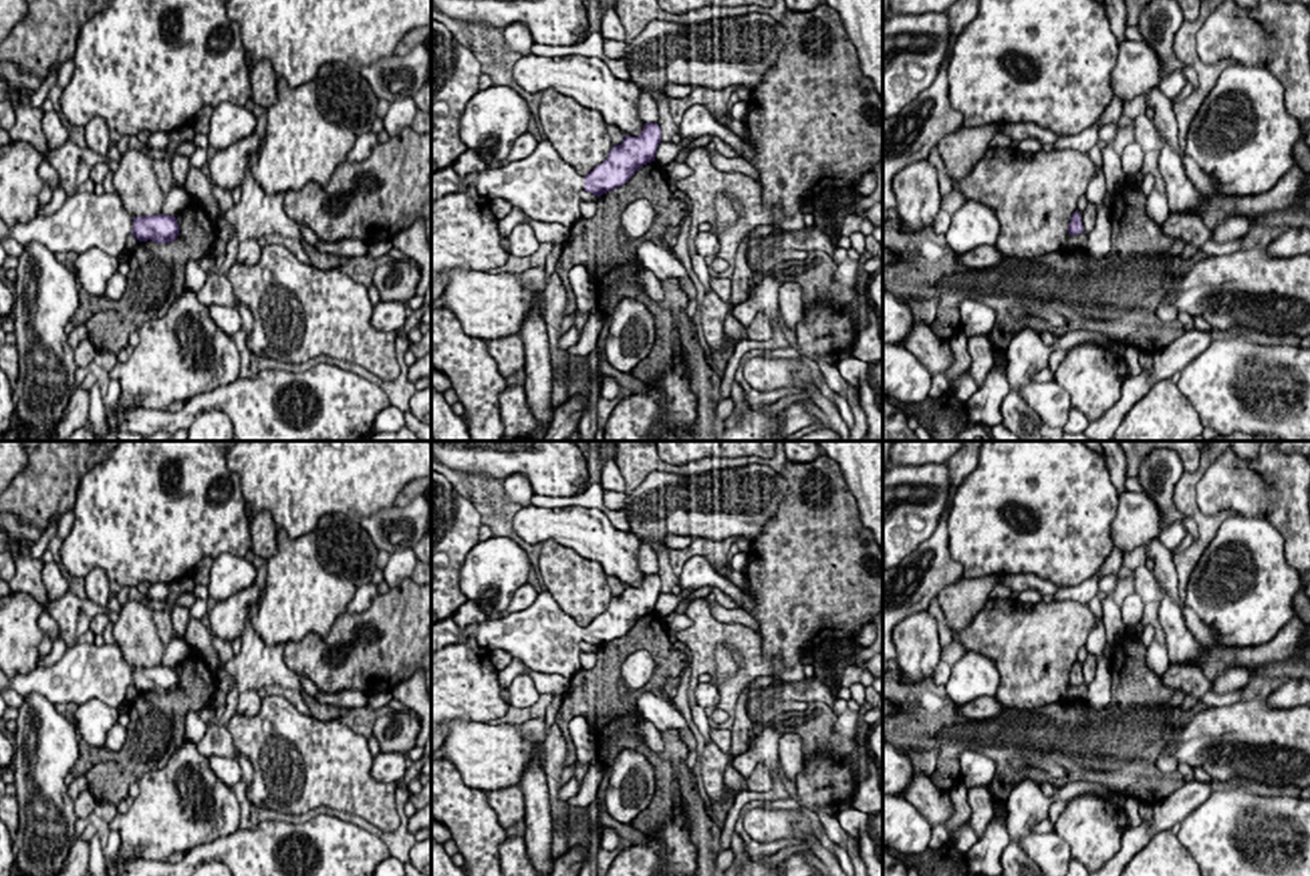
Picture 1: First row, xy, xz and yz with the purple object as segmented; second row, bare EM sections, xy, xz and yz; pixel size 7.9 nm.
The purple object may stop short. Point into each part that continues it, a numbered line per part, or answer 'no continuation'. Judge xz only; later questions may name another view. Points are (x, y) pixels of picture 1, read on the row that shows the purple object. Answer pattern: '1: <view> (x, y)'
1: xz (543, 186)

